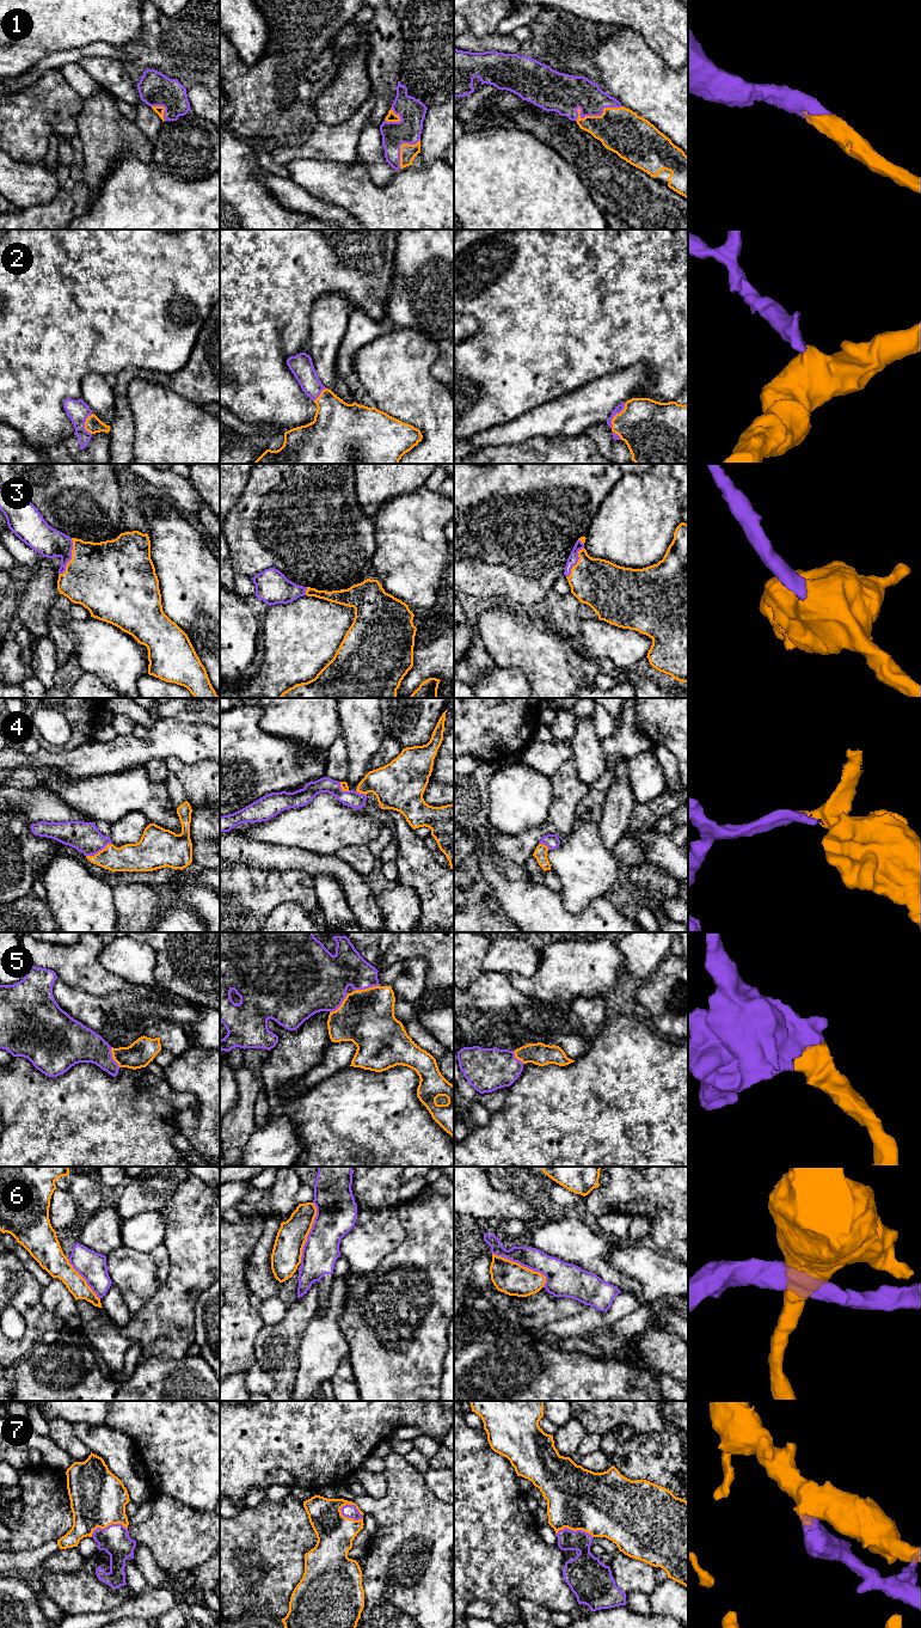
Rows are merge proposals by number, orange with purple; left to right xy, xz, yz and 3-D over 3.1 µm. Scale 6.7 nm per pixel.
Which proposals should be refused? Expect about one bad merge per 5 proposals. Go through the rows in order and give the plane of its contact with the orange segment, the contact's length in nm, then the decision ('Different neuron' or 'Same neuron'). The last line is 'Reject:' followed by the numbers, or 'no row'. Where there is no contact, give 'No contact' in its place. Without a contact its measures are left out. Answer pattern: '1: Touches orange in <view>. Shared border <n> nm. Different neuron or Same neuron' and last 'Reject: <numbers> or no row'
1: Touches orange in yz. Shared border 320 nm. Same neuron
2: Touches orange in yz. Shared border 190 nm. Same neuron
3: Touches orange in xy. Shared border 280 nm. Same neuron
4: Touches orange in xy. Shared border 200 nm. Same neuron
5: Touches orange in xz. Shared border 180 nm. Same neuron
6: Touches orange in yz. Shared border 420 nm. Different neuron
7: Touches orange in xz. Shared border 170 nm. Same neuron
Reject: 6

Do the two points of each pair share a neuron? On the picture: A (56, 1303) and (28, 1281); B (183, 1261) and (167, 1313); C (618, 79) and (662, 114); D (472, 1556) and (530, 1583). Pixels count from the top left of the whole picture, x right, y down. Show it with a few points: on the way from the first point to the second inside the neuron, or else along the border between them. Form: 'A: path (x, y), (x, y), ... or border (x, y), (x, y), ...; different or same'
A: border (42, 1287), (41, 1303), (57, 1316); different
B: path (183, 1274), (183, 1287), (176, 1299); same
C: path (628, 80), (651, 103); same
D: path (486, 1556), (504, 1556), (516, 1568); same

